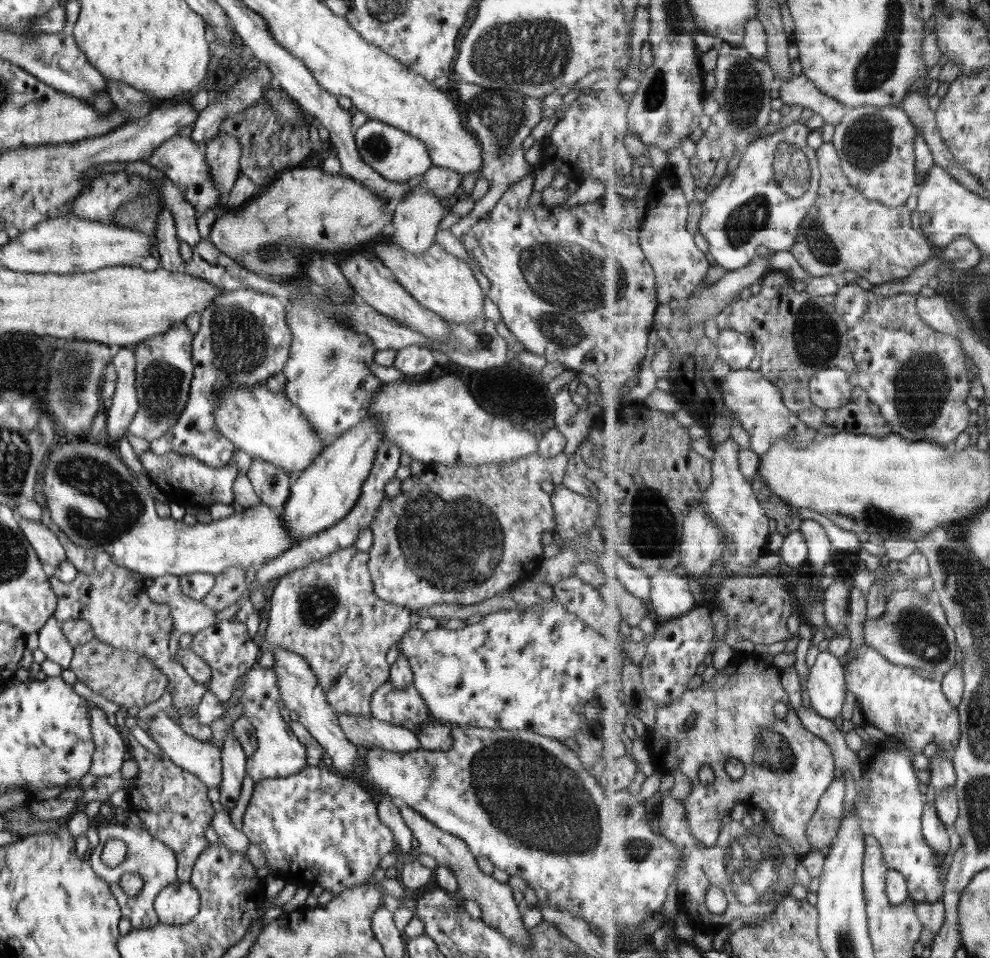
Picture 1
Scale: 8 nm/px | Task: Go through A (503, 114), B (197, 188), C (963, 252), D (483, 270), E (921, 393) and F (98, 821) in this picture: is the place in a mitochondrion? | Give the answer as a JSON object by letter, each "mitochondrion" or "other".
{"A":"mitochondrion","B":"other","C":"other","D":"other","E":"mitochondrion","F":"other"}

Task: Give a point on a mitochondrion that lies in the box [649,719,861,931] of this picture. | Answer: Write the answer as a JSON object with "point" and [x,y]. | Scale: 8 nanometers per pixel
{"point":[772,877]}

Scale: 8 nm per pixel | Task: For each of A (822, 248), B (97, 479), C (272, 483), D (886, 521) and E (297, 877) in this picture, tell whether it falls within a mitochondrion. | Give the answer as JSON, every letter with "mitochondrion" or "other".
{"A":"mitochondrion","B":"mitochondrion","C":"mitochondrion","D":"mitochondrion","E":"other"}

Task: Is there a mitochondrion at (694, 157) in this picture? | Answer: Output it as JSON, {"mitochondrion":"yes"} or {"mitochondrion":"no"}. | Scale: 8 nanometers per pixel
{"mitochondrion":"no"}

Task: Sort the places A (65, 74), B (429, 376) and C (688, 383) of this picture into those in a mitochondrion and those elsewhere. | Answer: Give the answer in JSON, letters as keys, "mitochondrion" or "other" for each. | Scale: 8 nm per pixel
{"A":"other","B":"other","C":"other"}

